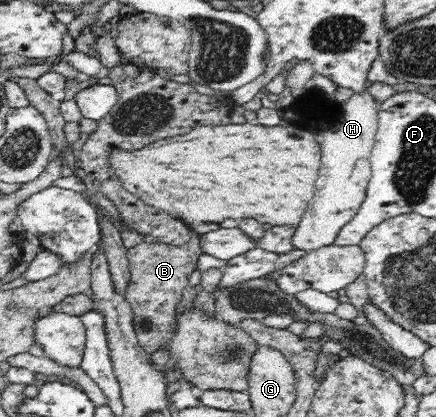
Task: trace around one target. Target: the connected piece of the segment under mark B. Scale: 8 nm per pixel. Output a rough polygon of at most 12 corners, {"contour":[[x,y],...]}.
{"contour":[[128,248],[124,297],[147,353],[202,391],[247,390],[258,347],[239,325],[175,310],[203,254]]}

